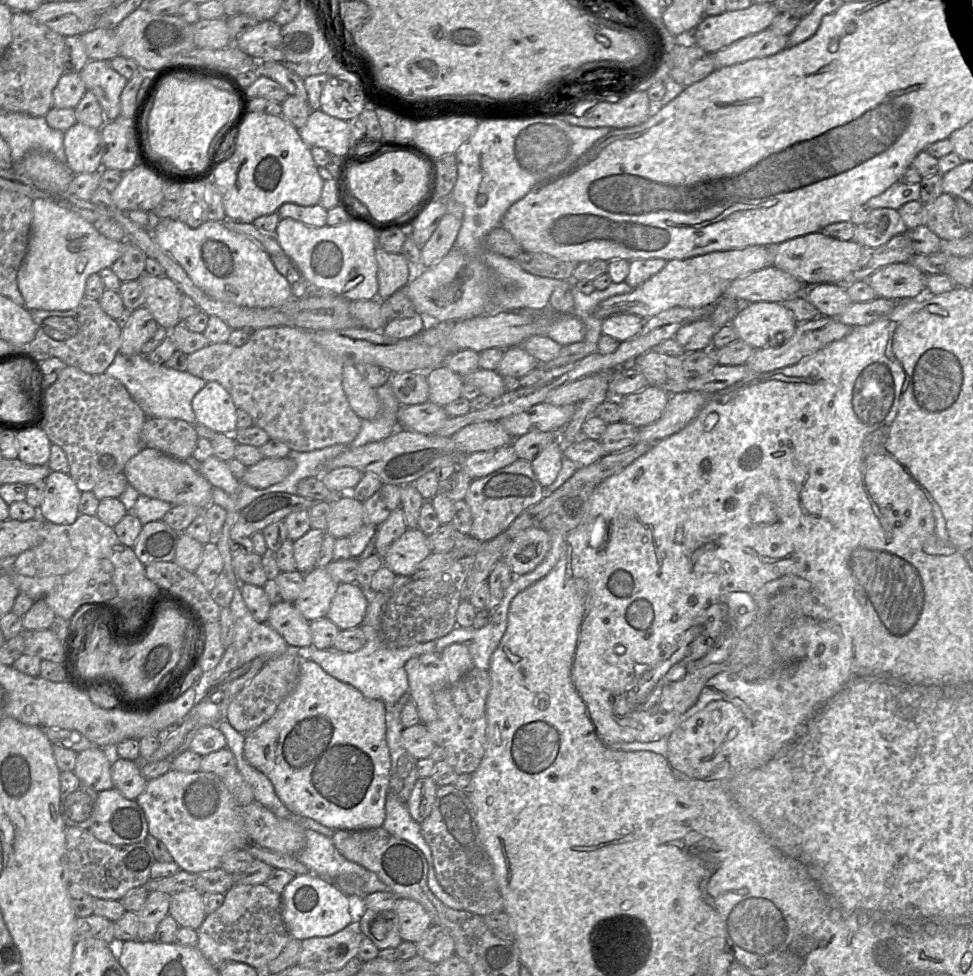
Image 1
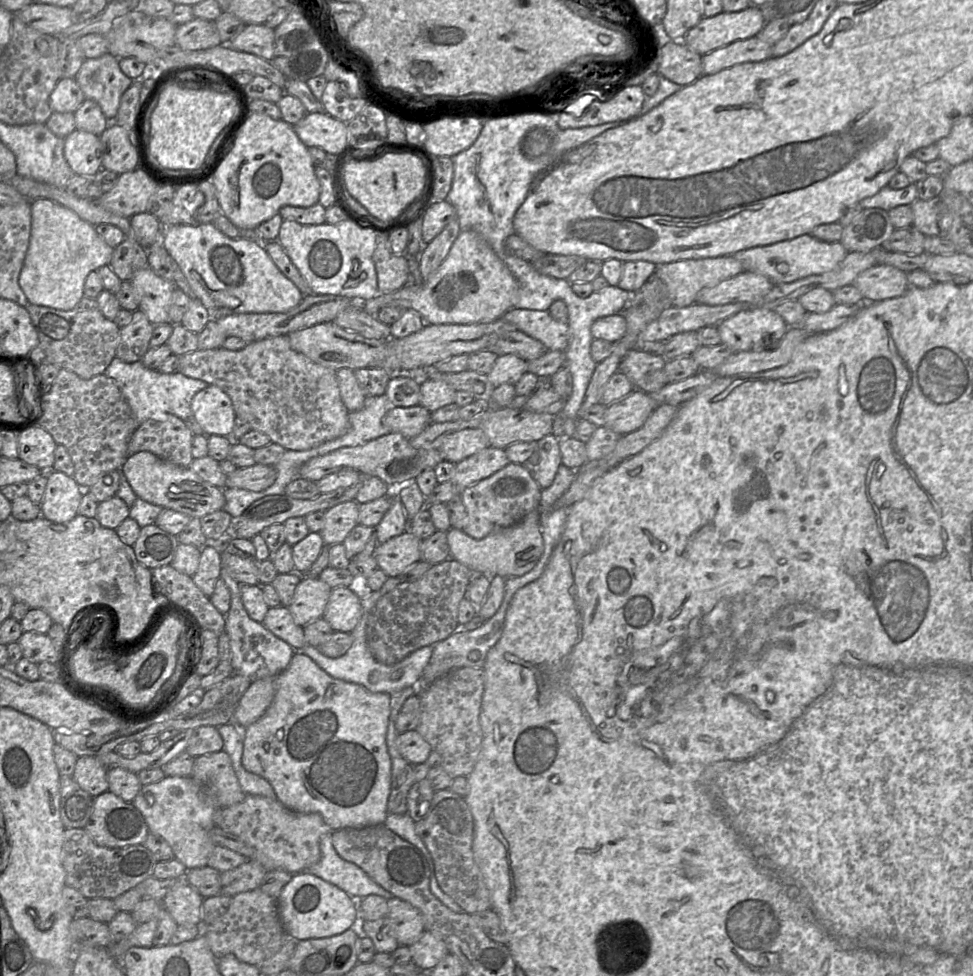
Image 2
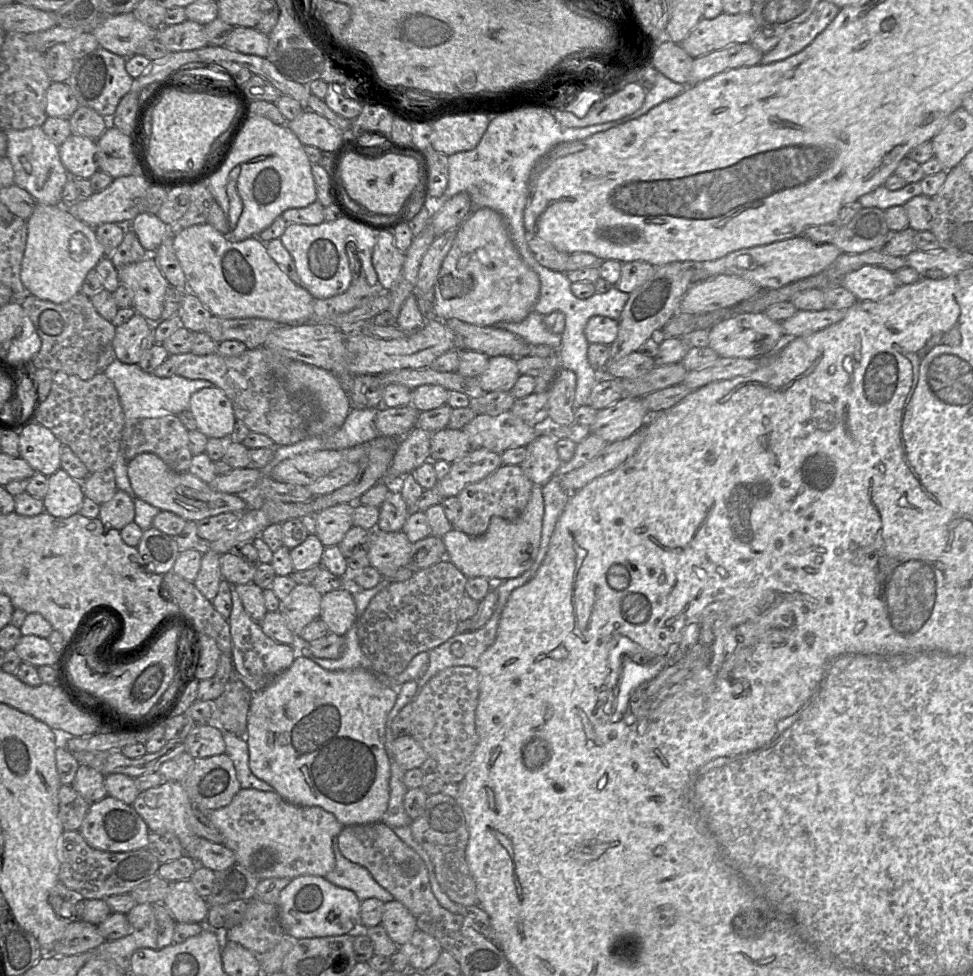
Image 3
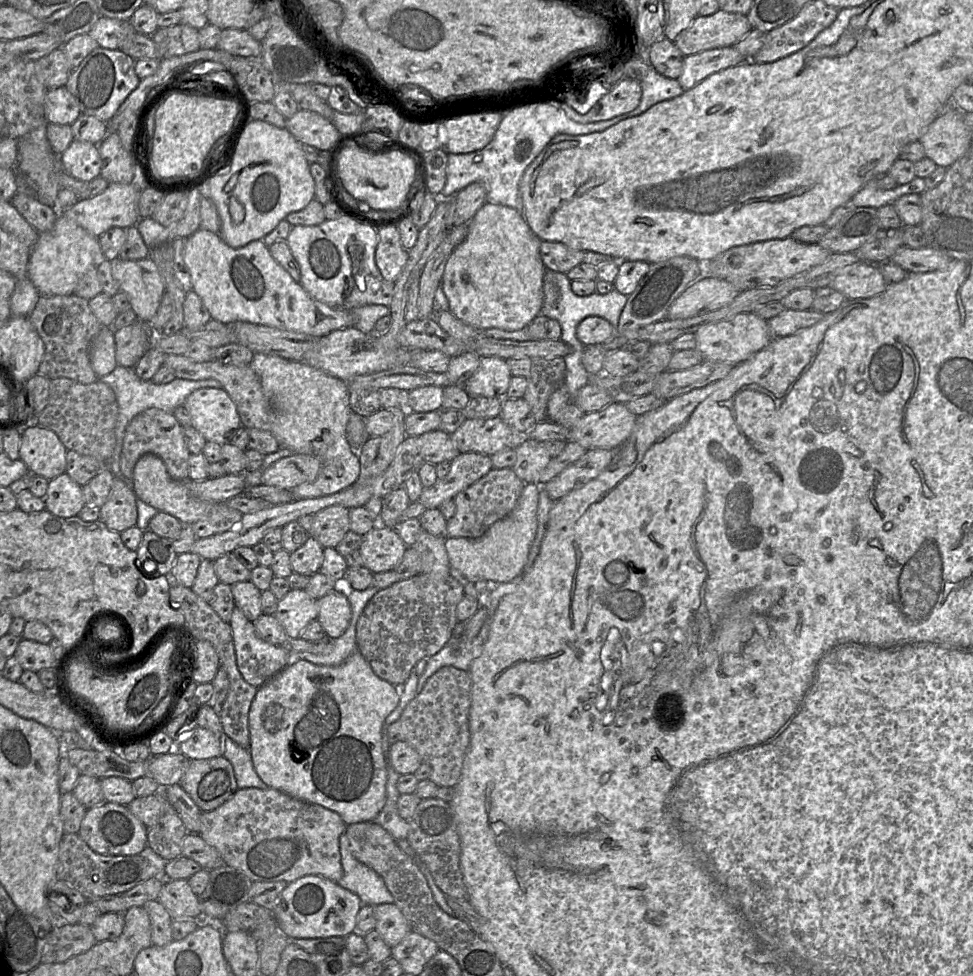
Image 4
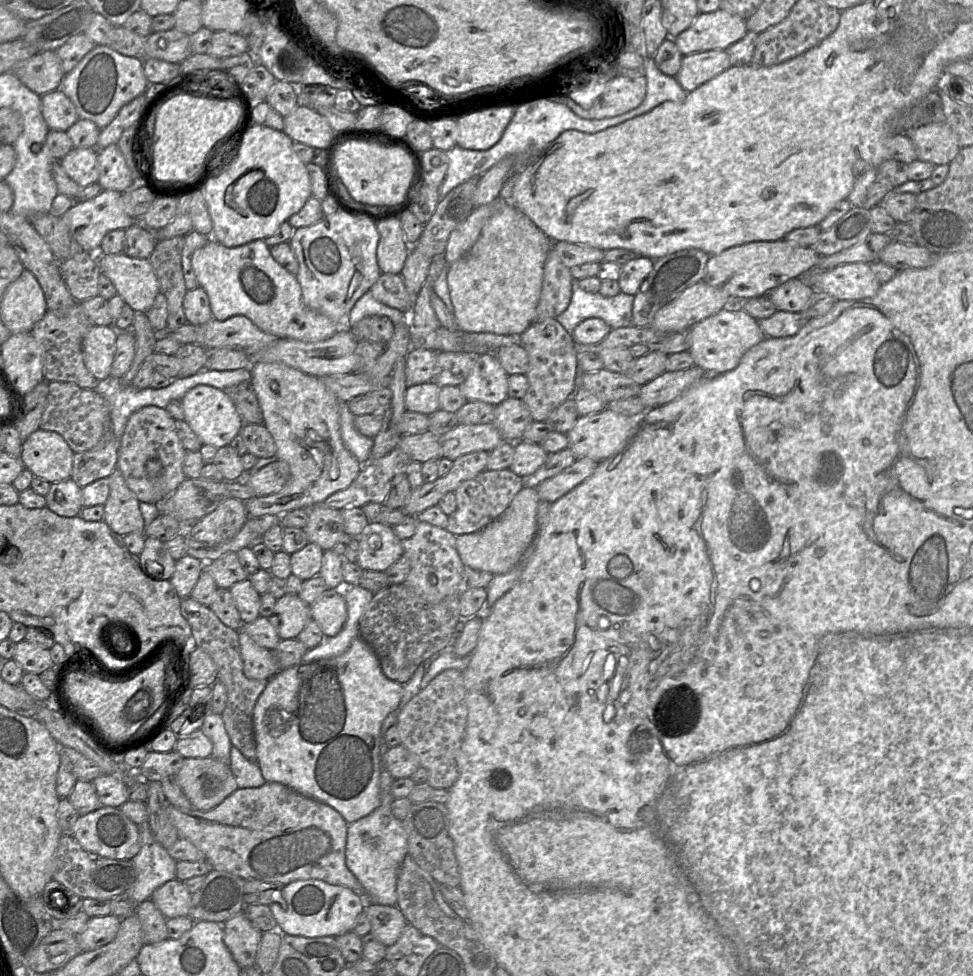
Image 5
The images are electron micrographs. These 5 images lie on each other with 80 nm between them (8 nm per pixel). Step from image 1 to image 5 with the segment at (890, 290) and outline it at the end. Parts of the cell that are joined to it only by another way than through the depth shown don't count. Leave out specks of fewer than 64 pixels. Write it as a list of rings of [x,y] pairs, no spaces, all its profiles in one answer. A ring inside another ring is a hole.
[[[864,262],[844,263],[823,271],[814,267],[799,278],[816,291],[825,292],[836,300],[871,298],[882,285],[870,264]]]

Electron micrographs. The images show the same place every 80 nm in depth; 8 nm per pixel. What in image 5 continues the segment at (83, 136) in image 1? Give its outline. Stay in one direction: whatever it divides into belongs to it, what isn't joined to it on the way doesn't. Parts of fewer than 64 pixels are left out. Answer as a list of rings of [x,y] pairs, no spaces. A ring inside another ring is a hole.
[[[73,147],[59,162],[67,175],[81,188],[98,182],[99,163],[96,148]]]

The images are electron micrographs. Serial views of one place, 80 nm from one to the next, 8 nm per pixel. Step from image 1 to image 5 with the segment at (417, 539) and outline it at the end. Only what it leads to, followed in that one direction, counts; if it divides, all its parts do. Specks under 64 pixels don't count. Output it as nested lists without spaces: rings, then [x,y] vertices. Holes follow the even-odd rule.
[[[370,522],[357,538],[359,554],[356,564],[363,570],[384,572],[403,555],[402,541],[395,535],[391,526]]]

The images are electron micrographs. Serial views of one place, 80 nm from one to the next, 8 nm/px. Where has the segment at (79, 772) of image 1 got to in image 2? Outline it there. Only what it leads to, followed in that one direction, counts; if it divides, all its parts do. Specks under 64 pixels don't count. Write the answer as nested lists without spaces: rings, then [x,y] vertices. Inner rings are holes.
[[[80,756],[72,778],[81,789],[97,797],[108,791],[107,772],[108,769],[95,756]]]

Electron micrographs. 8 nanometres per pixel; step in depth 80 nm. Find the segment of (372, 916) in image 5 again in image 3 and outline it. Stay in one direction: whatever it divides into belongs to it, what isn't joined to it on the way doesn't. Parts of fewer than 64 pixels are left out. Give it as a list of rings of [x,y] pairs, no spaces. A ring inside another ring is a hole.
[[[397,900],[384,903],[380,924],[398,947],[405,944],[417,930],[414,916]]]

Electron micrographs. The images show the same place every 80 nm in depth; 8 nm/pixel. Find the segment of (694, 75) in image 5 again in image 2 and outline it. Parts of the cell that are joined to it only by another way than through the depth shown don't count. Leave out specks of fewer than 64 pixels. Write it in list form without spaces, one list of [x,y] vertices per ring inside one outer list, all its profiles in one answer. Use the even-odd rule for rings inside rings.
[[[759,37],[738,40],[702,56],[702,74],[715,74],[744,62],[763,61],[772,57],[772,46]]]

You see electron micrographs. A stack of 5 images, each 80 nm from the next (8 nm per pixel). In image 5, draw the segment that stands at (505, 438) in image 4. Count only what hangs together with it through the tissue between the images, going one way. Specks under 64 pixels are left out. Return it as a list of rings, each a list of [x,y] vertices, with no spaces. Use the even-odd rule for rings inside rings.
[[[493,422],[475,425],[458,424],[439,436],[442,458],[452,461],[472,452],[491,452],[503,442]]]

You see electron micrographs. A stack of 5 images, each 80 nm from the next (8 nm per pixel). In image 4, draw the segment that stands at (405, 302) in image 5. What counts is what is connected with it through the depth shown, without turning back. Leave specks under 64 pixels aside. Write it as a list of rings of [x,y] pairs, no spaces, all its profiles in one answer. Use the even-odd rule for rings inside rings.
[[[355,266],[353,268],[355,285],[341,308],[353,310],[372,304],[389,306],[393,297],[394,283],[376,279],[368,273],[359,273]]]

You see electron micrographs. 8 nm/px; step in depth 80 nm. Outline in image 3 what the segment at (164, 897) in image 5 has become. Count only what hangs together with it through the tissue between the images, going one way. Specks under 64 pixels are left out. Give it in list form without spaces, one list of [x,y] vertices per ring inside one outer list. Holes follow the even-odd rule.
[[[189,880],[170,882],[169,892],[163,905],[176,923],[202,923],[206,920],[209,906]]]

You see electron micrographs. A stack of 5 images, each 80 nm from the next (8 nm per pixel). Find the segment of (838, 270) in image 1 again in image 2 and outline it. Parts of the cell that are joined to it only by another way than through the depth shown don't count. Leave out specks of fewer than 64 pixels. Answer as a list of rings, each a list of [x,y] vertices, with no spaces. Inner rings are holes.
[[[803,234],[791,240],[740,250],[732,255],[743,265],[745,271],[763,275],[774,284],[782,284],[829,272],[841,263],[847,254],[848,251],[839,241],[825,242],[811,234]]]

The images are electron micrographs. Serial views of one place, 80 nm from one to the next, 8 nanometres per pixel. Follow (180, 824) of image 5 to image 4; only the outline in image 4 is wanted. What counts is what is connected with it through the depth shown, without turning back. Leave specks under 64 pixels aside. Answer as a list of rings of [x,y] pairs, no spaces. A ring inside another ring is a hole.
[[[270,787],[242,788],[218,808],[201,813],[199,836],[218,851],[225,865],[243,872],[252,881],[291,883],[304,876],[317,875],[337,883],[343,875],[339,842],[346,826],[339,814],[321,805]]]

